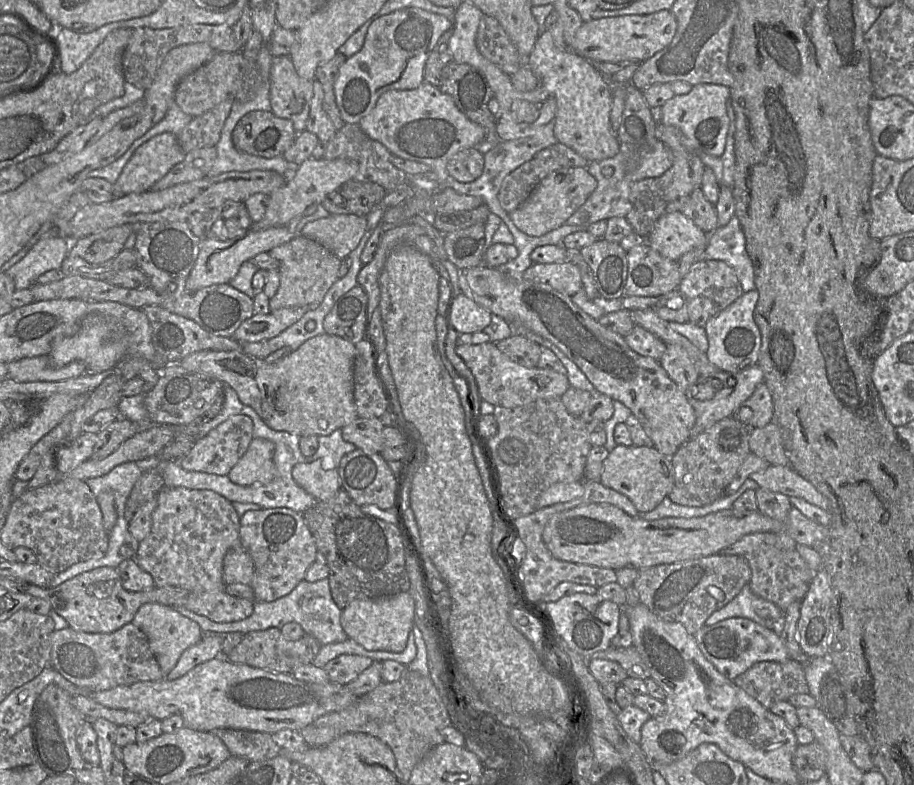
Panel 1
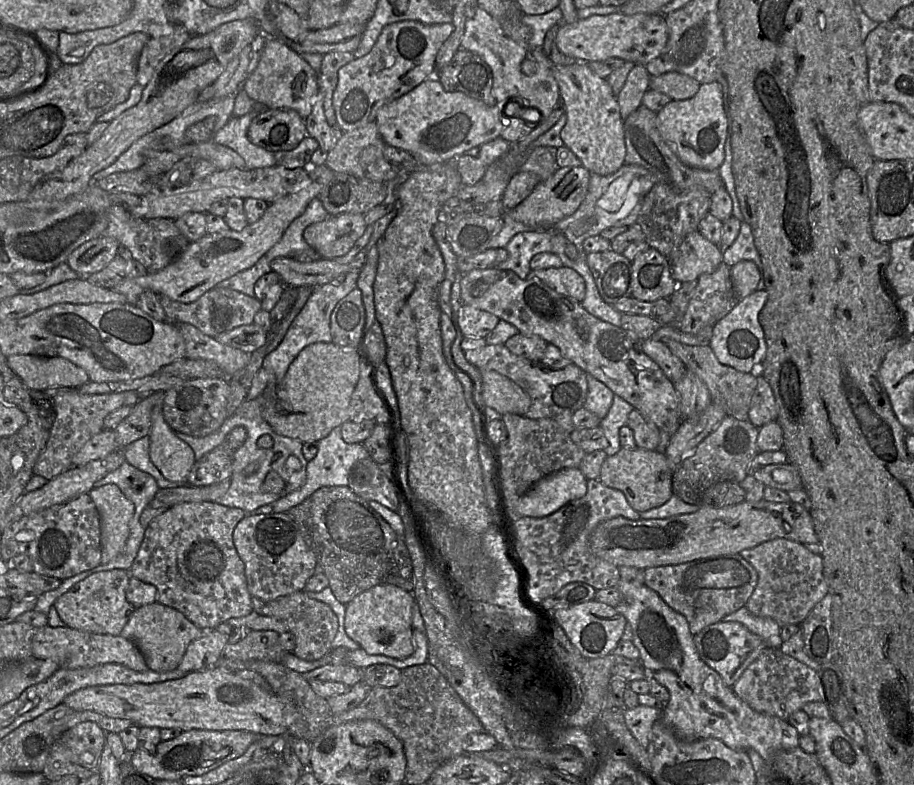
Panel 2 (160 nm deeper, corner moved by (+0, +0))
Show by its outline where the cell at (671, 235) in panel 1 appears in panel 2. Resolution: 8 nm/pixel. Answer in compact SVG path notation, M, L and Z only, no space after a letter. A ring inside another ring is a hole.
M693 231L683 239L669 260L672 276L677 283L697 281L700 276L715 271L722 264L722 249L718 244L707 240L699 231Z

